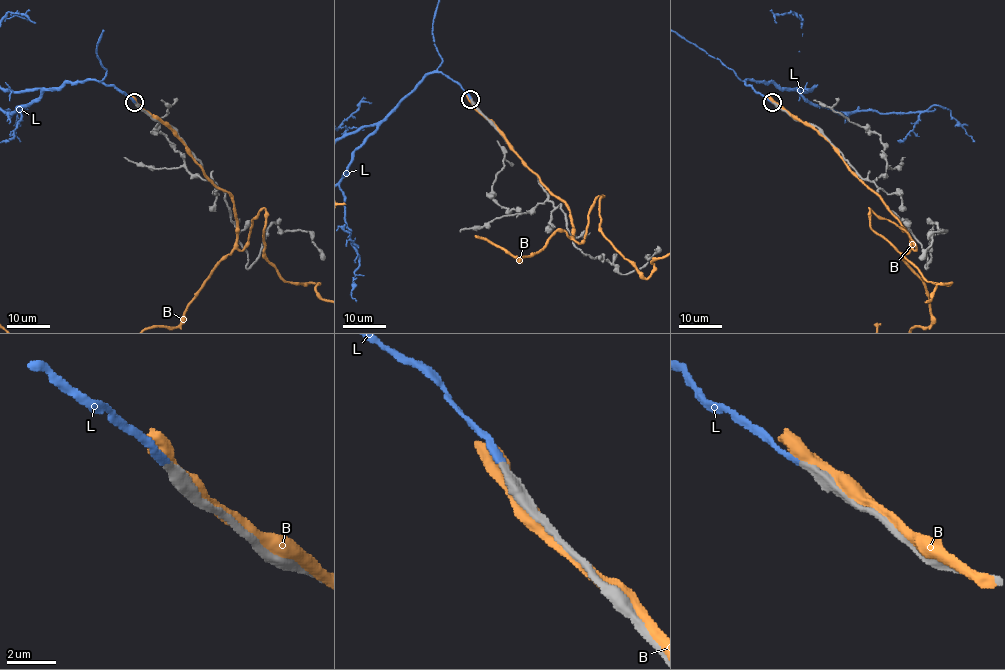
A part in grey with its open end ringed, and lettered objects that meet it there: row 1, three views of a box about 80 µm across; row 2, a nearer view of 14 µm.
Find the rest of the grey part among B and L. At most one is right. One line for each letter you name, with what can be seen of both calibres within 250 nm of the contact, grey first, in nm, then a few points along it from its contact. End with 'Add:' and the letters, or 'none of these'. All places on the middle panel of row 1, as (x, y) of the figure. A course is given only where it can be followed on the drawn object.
L: 360/240 nm
Add: L

